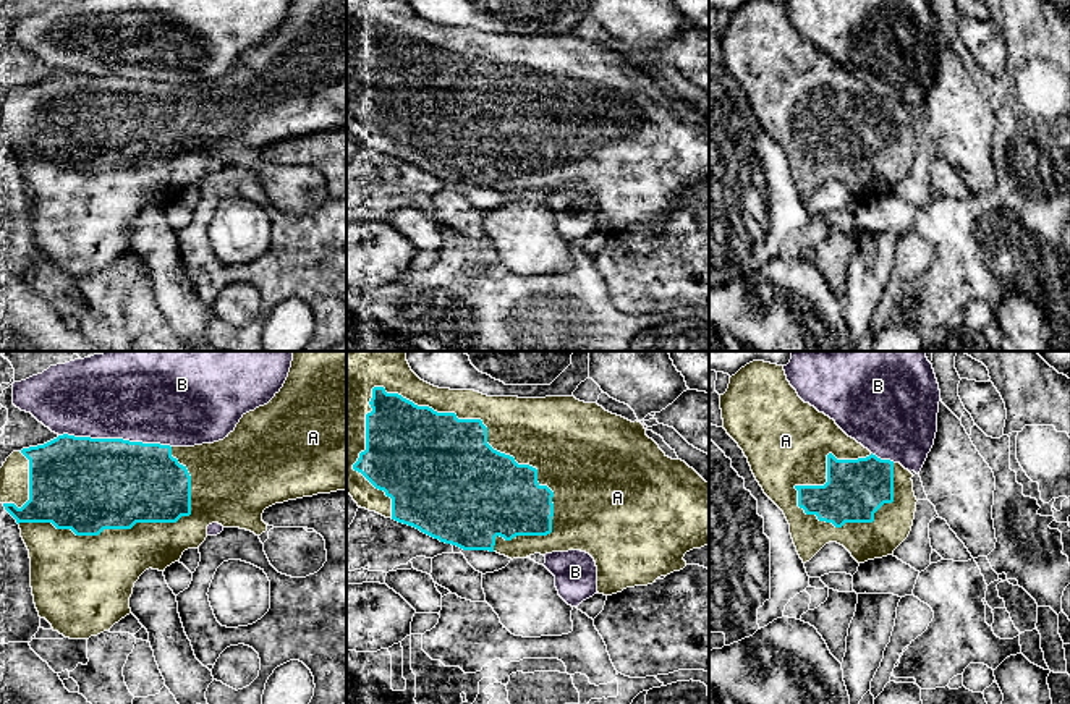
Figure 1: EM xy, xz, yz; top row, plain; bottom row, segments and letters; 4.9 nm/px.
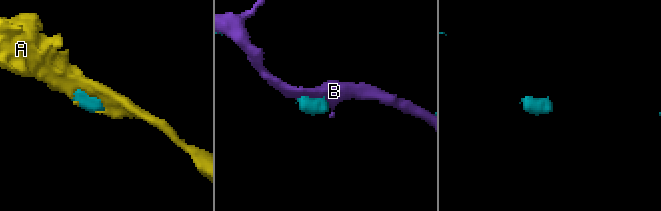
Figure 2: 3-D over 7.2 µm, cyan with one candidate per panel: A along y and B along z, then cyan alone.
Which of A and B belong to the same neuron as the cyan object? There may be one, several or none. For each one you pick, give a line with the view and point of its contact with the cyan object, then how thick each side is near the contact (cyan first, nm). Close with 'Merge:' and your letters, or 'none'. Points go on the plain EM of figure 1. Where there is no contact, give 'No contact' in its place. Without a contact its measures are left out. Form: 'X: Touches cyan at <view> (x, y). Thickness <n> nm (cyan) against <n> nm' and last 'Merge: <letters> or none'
A: Touches cyan at xz (486, 72). Thickness 460 nm (cyan) against 340 nm
Merge: A

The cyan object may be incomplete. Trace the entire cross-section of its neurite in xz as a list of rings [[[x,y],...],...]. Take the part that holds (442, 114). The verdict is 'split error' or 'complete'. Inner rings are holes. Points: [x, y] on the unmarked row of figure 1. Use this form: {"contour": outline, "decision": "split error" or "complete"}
{"contour": [[[346,0],[346,129],[353,134],[358,144],[369,149],[376,149],[385,155],[392,155],[398,160],[413,163],[421,170],[439,176],[440,180],[456,183],[463,188],[489,188],[505,193],[508,196],[526,196],[534,191],[552,191],[581,188],[589,191],[597,204],[597,230],[612,233],[622,230],[626,225],[648,223],[656,220],[657,215],[667,214],[673,209],[680,209],[686,204],[683,197],[685,191],[693,186],[701,186],[709,181],[709,120],[706,120],[693,105],[681,97],[669,95],[659,83],[646,73],[646,66],[641,60],[628,58],[622,53],[605,49],[597,40],[584,40],[575,34],[546,34],[546,36],[518,36],[518,34],[487,34],[474,28],[450,28],[439,26],[421,18],[410,5],[408,0]]], "decision": "split error"}

